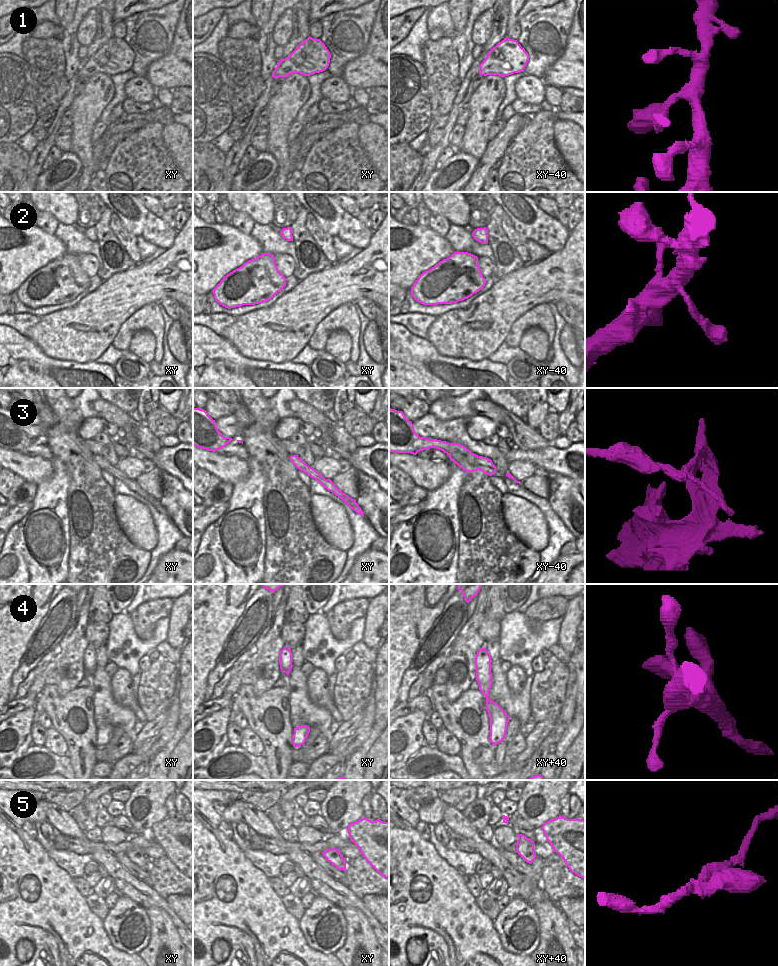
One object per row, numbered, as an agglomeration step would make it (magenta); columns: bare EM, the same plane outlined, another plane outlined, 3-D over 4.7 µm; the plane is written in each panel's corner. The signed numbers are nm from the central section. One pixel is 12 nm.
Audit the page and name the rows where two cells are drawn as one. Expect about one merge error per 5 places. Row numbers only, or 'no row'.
3

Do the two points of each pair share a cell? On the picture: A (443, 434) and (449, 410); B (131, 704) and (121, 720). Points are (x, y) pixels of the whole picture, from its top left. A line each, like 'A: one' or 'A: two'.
A: two
B: two

